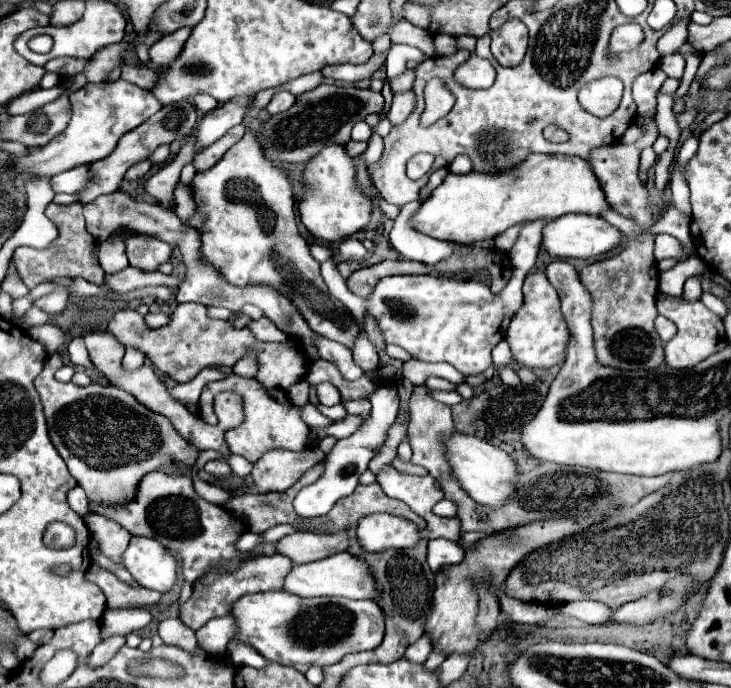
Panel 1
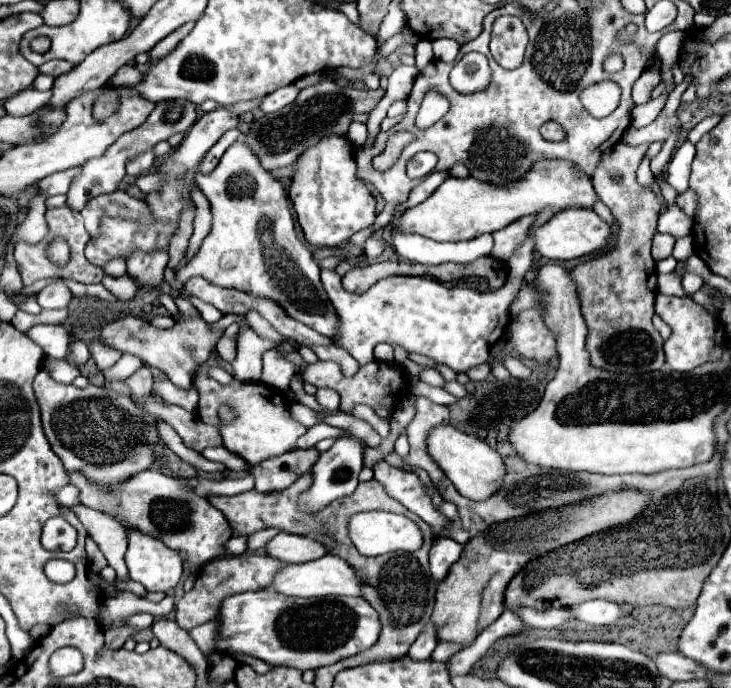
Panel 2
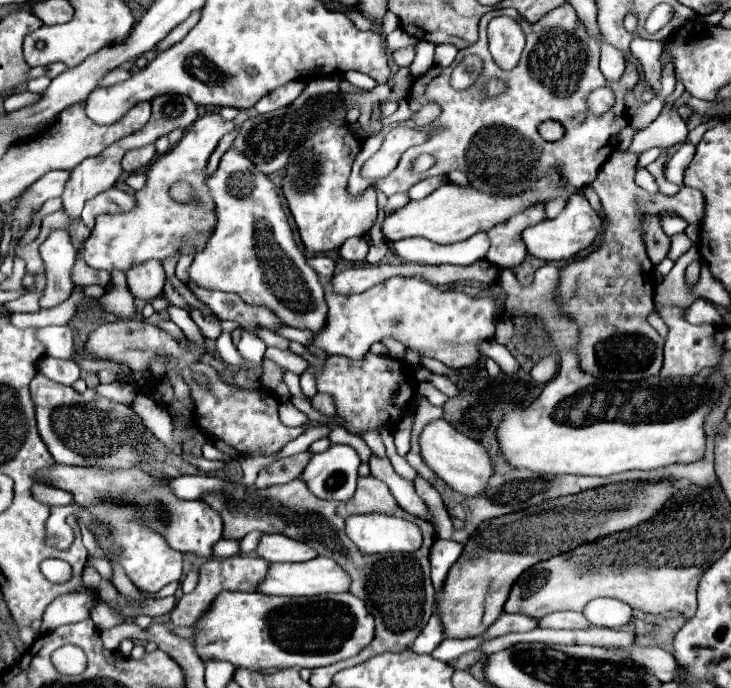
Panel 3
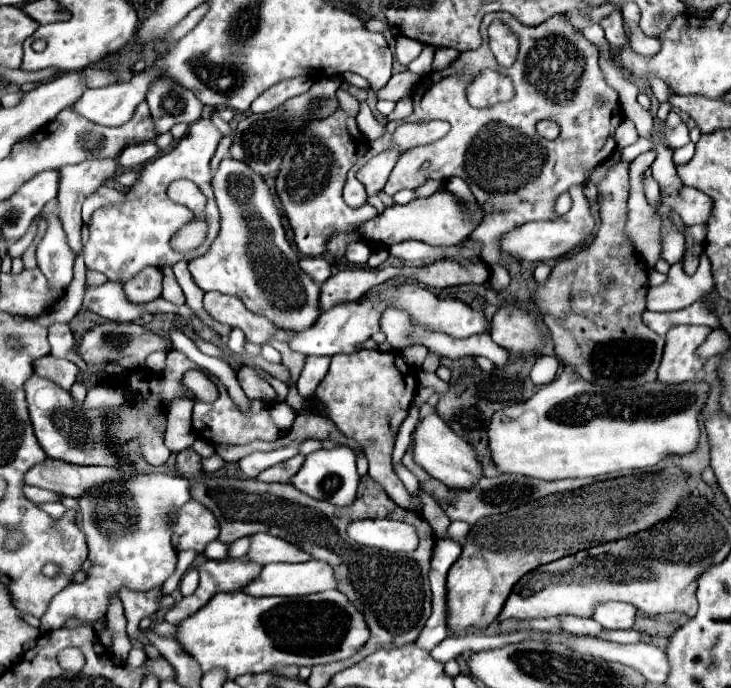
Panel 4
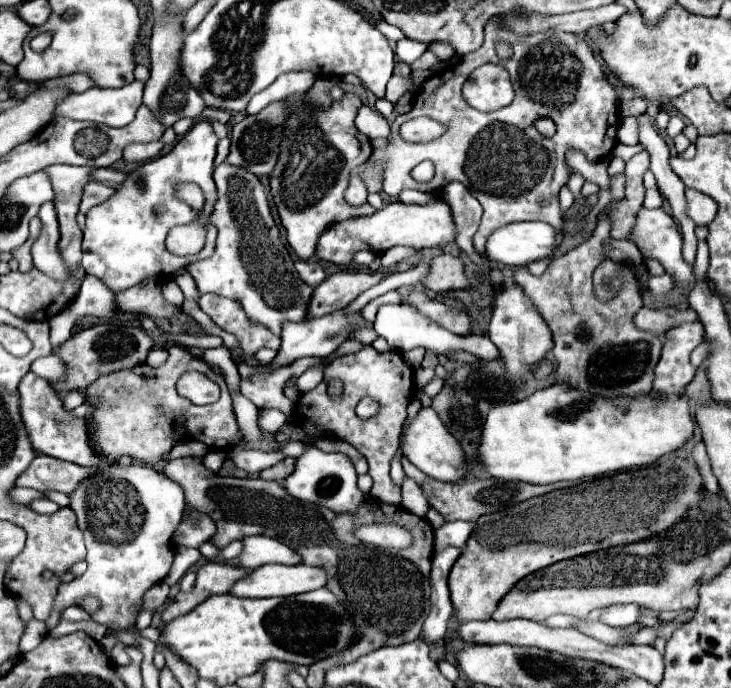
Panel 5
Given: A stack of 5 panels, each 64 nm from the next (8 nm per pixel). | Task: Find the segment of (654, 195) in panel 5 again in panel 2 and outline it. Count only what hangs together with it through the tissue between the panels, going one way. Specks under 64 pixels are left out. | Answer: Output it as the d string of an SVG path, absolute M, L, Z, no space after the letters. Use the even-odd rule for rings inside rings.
M644 156L640 166L638 166L638 182L644 184L644 186L650 186L652 180L654 180L654 176L652 176L652 170L650 170L650 158Z

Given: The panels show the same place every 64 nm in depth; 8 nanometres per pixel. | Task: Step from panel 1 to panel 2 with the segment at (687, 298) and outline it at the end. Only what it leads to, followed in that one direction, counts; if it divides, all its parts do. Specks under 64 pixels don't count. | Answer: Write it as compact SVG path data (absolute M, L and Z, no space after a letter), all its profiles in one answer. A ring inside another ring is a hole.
M686 274L684 280L682 280L682 286L684 286L684 290L686 290L688 296L692 296L694 292L698 292L702 288L702 284L704 284L704 280L698 274Z

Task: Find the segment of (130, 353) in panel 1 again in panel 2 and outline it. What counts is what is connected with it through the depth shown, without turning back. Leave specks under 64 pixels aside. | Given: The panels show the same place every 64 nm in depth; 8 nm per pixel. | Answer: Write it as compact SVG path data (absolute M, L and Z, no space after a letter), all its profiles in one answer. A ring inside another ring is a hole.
M124 354L110 370L104 372L104 376L108 380L122 380L122 378L128 378L132 372L136 372L140 366L142 366L142 362L136 356Z

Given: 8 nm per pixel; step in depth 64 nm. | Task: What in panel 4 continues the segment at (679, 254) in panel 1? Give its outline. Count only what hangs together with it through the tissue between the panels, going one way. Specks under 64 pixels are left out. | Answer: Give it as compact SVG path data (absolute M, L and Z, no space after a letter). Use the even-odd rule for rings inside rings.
M644 152L630 164L630 200L628 200L628 224L626 234L634 240L636 250L644 256L646 264L654 268L660 260L662 252L662 234L660 234L660 216L656 216L656 208L646 202L642 190L642 174L654 162L656 152Z

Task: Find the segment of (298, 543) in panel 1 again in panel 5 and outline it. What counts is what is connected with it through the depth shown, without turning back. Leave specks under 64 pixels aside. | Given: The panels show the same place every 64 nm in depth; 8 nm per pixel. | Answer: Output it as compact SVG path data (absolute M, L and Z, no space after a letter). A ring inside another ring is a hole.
M248 536L244 538L244 550L238 556L238 566L258 568L262 564L300 564L302 556L296 554L286 544L268 536ZM260 560L290 560L290 562L260 562ZM298 560L298 562L296 562Z

